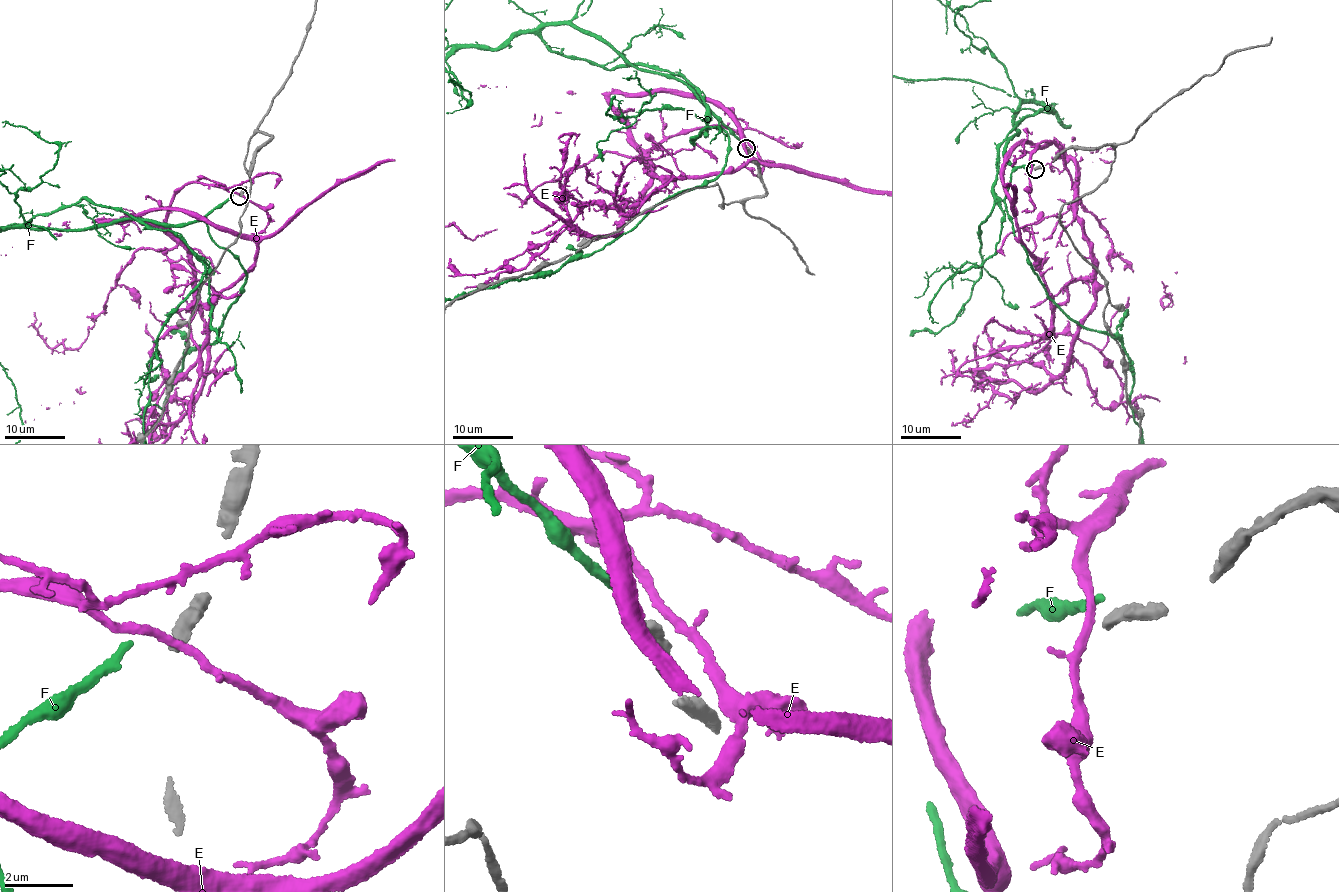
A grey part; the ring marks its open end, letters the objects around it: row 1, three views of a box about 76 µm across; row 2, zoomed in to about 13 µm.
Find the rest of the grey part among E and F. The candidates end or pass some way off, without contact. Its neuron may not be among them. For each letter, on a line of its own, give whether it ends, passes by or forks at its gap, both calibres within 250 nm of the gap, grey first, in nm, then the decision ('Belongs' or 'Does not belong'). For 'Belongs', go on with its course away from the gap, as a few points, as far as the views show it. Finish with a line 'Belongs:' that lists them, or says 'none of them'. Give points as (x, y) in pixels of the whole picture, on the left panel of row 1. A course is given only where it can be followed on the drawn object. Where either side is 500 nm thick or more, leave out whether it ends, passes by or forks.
E: It passes by. Thickness 320 nm (grey) against 240 nm. Does not belong
F: It ends there. Thickness 320 nm (grey) against 200 nm. Does not belong
Belongs: none of them

